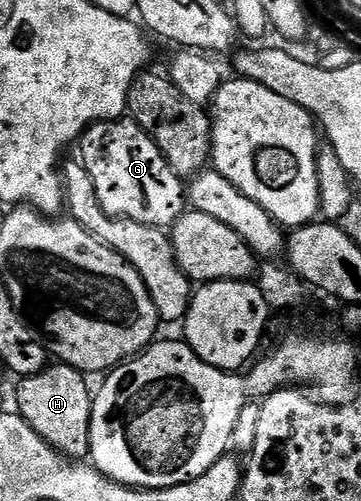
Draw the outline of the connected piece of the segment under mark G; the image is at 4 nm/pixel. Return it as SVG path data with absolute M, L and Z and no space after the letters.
M122 117L108 123L95 123L91 127L86 127L84 134L80 136L80 143L80 162L85 164L87 173L95 185L99 205L103 205L108 215L139 221L143 225L169 229L186 210L187 187L182 176L175 174L171 165L167 165L163 153L157 148L149 132L133 122L132 118Z

